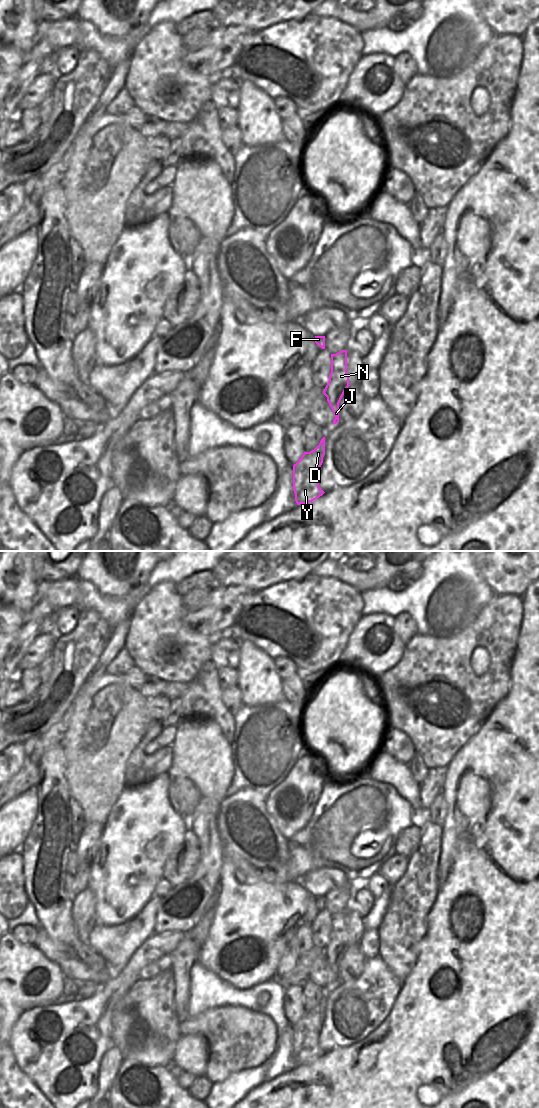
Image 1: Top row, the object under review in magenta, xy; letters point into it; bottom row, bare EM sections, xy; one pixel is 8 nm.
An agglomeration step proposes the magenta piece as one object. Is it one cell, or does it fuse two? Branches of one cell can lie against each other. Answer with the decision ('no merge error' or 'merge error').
no merge error

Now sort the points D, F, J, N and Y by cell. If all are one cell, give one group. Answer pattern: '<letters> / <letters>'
D F J N Y

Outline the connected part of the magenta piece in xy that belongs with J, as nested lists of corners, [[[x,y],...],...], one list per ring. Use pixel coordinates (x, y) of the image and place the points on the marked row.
[[[342,350],[336,354],[331,354],[331,373],[323,394],[327,397],[327,401],[335,415],[333,424],[339,422],[339,403],[349,386],[347,351]]]

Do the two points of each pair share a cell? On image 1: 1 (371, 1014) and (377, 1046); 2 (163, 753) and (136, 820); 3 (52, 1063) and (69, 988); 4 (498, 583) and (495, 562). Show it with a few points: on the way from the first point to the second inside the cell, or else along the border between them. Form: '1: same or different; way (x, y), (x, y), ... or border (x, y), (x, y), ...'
1: different; border (389, 1012), (387, 1017), (377, 1027), (354, 1043)
2: different; border (166, 771), (141, 785), (130, 788)
3: different; border (90, 996), (67, 1002)
4: same; way (498, 578), (498, 567)

